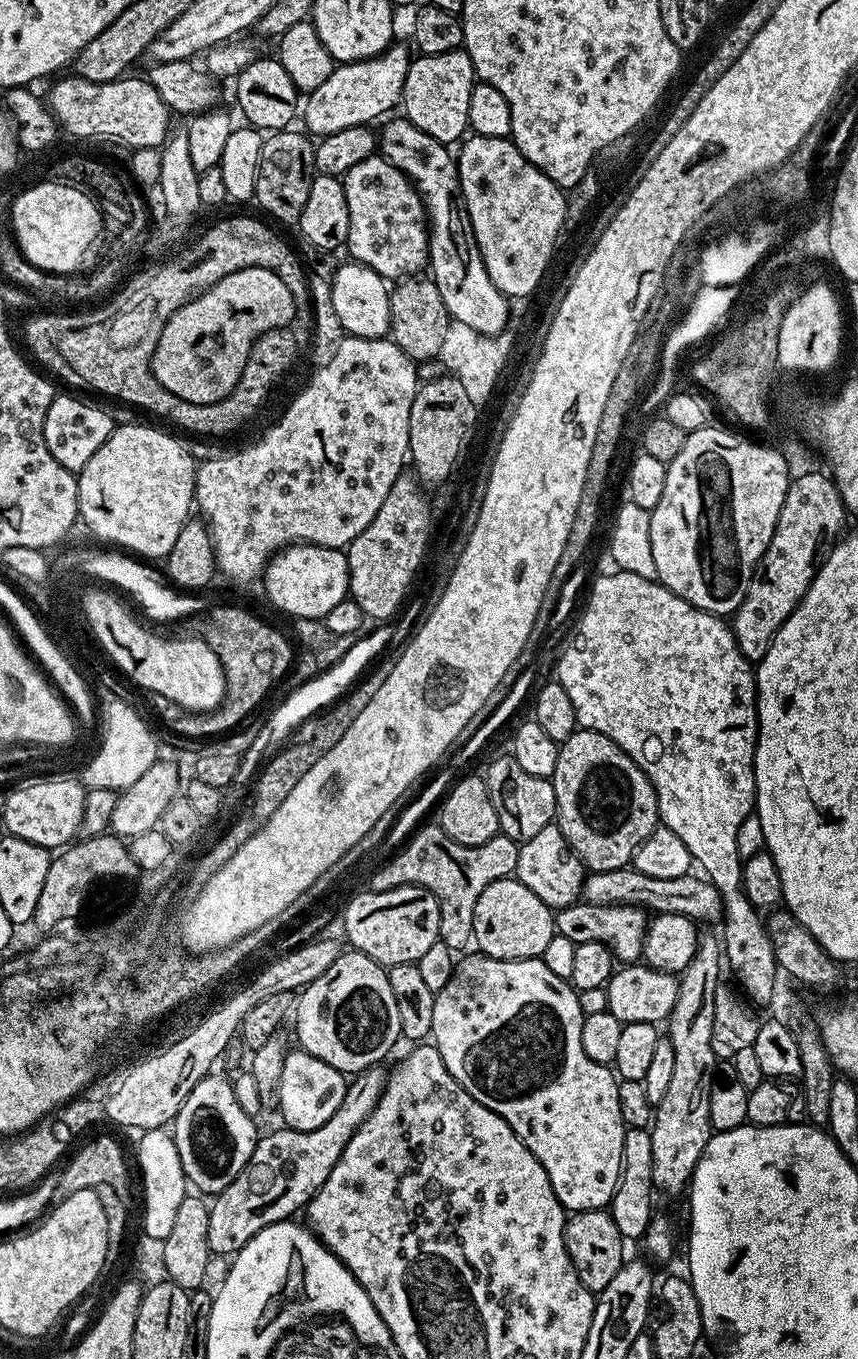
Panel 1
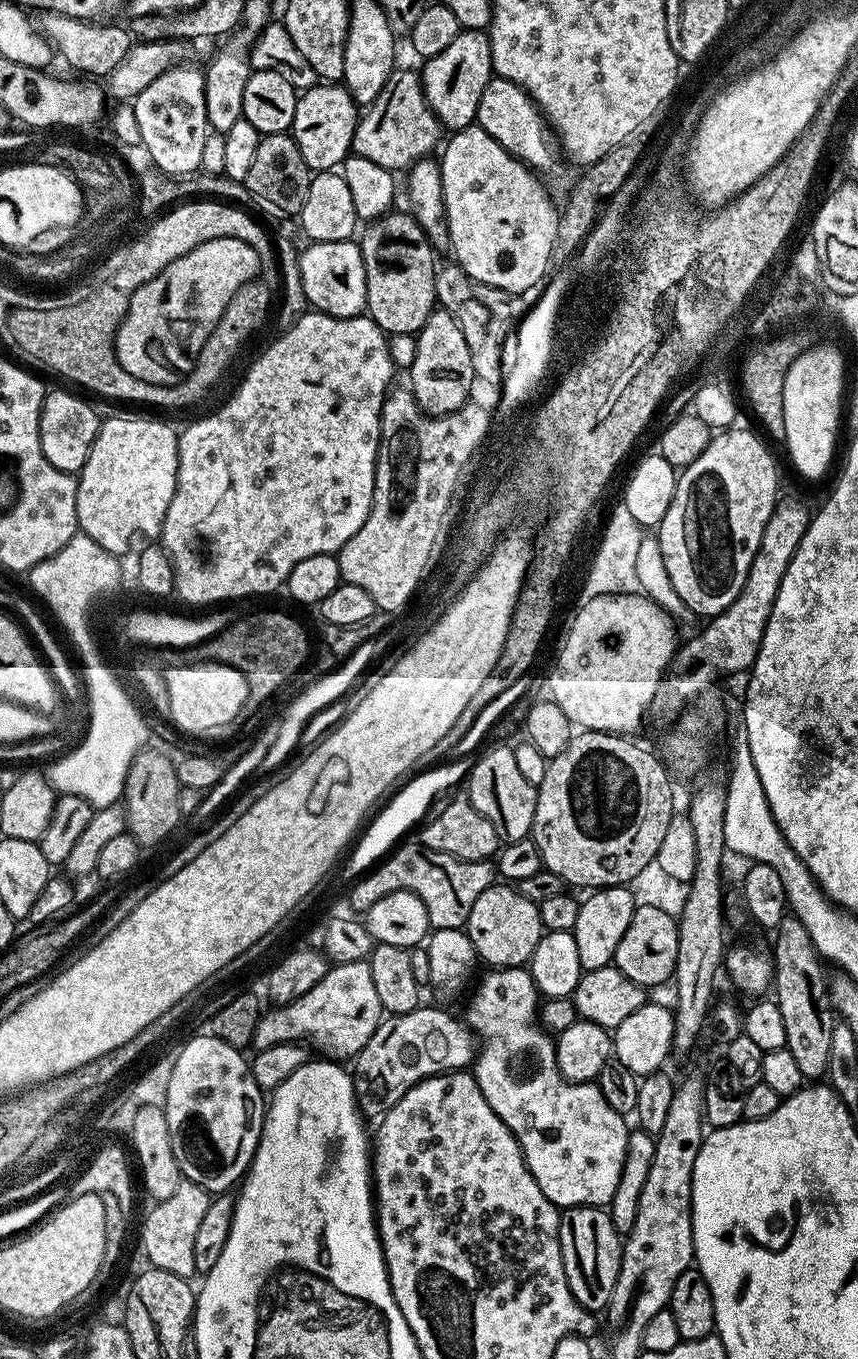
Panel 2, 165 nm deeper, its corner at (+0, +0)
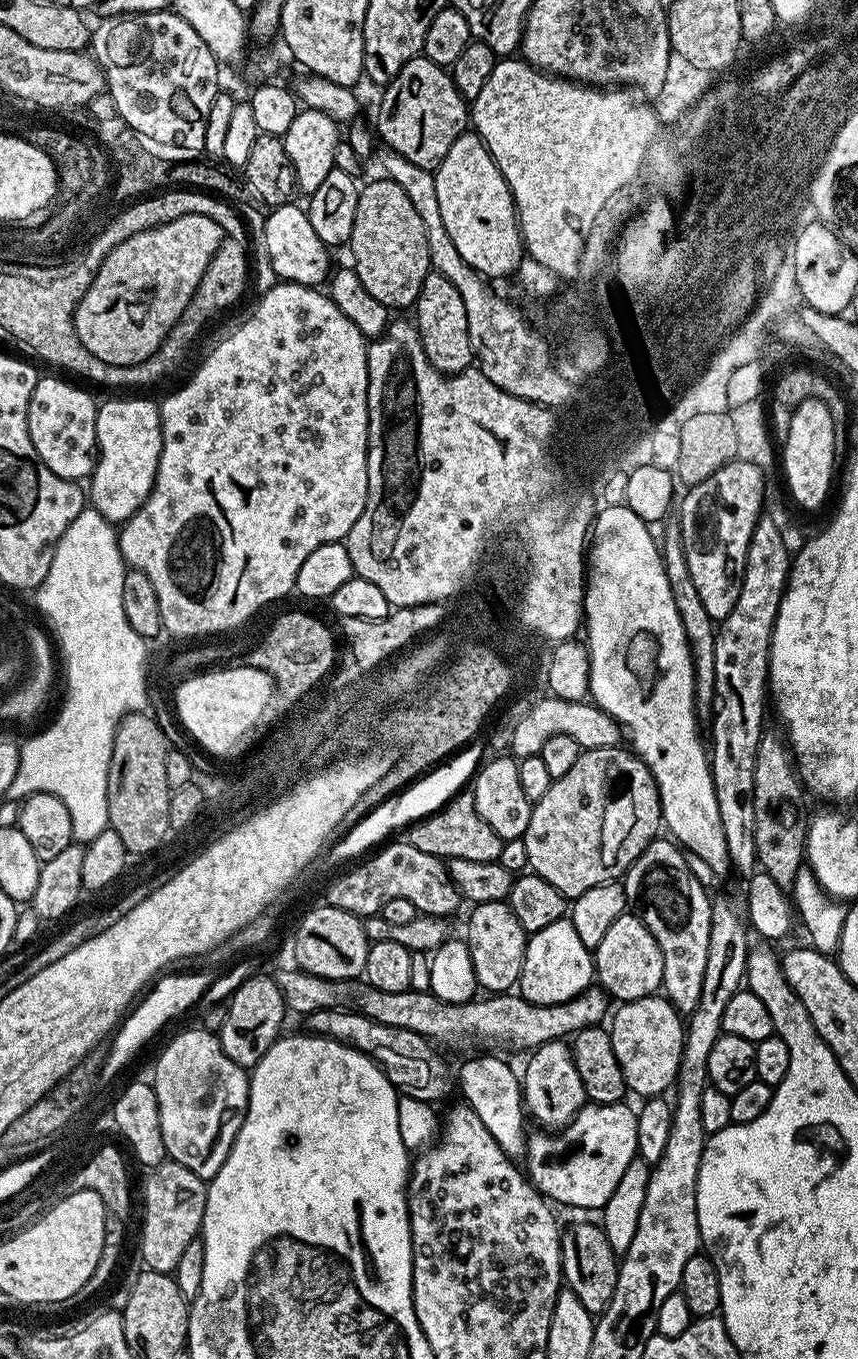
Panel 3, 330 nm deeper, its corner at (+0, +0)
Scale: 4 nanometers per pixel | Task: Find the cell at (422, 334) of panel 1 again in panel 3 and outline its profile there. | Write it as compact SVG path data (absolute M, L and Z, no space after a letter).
M379 179L359 189L354 230L347 243L347 247L352 248L350 264L371 297L389 310L411 309L428 273L433 271L426 246L426 226L422 226L422 217L414 210L406 190L402 190L398 182Z

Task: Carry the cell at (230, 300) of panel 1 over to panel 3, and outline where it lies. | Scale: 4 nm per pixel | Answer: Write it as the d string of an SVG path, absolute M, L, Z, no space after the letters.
M182 214L182 218L142 230L114 246L92 277L92 284L72 315L74 330L82 346L86 346L94 358L112 366L134 366L146 362L160 349L172 327L182 318L186 306L198 290L198 282L202 282L202 274L206 274L210 258L214 258L225 235L214 218L206 218L202 214Z

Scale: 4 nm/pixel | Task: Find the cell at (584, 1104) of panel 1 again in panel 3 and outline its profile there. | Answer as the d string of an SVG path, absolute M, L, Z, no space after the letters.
M588 1102L578 1110L576 1117L559 1131L536 1130L533 1136L531 1133L527 1137L526 1161L528 1160L528 1168L526 1167L526 1172L541 1196L557 1205L560 1203L569 1204L572 1208L603 1209L610 1194L614 1194L614 1186L618 1186L618 1181L622 1179L626 1166L630 1166L630 1162L637 1159L638 1156L636 1112L628 1109L626 1105L627 1103L624 1102L619 1104Z

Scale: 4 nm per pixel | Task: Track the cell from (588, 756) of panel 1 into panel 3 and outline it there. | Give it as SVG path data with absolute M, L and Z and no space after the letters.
M617 746L581 751L572 769L562 774L562 778L553 780L550 790L533 803L530 826L526 826L522 839L528 855L528 868L535 875L546 878L546 882L565 898L575 898L599 884L619 881L642 850L646 850L661 832L660 795L650 770L635 752Z

